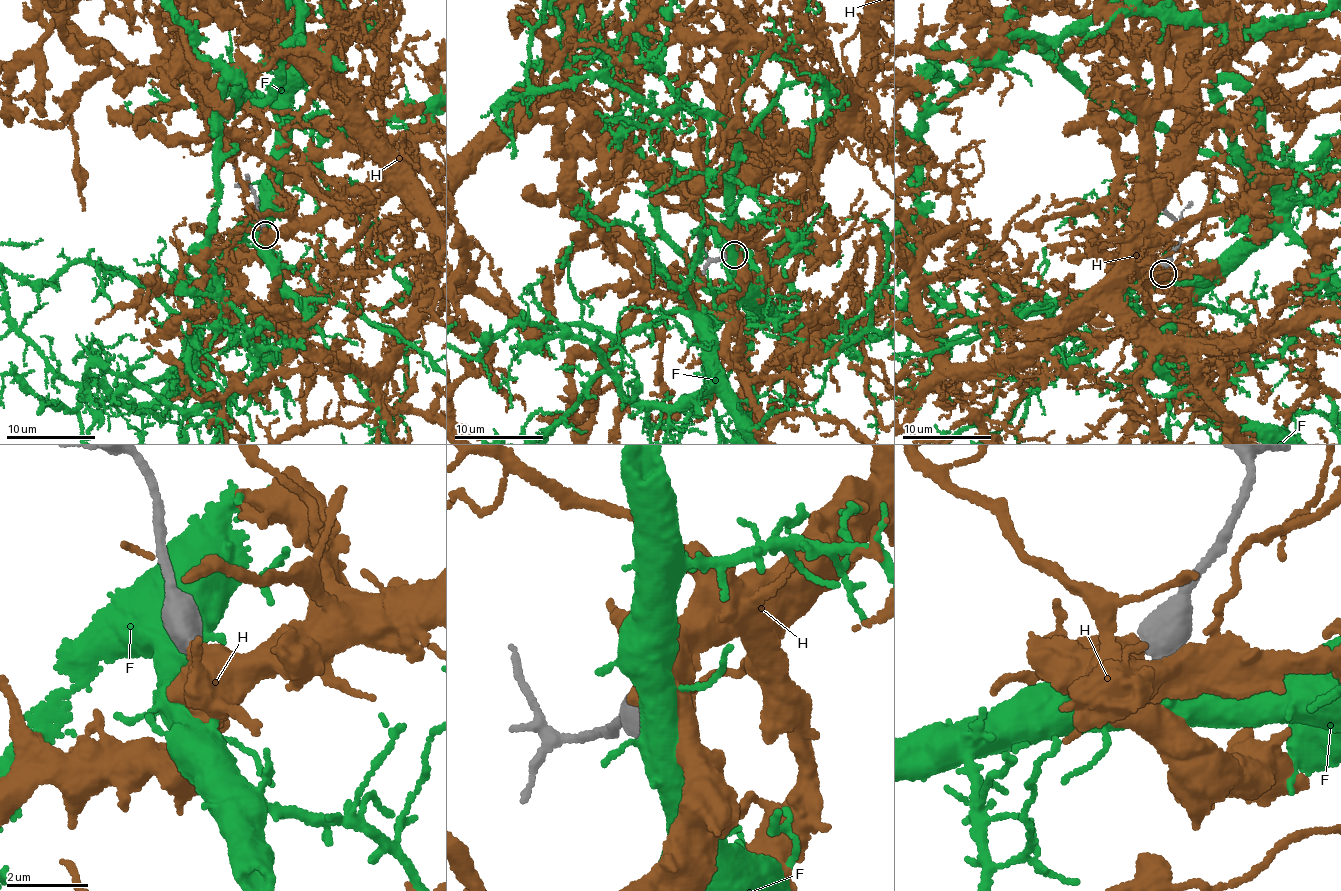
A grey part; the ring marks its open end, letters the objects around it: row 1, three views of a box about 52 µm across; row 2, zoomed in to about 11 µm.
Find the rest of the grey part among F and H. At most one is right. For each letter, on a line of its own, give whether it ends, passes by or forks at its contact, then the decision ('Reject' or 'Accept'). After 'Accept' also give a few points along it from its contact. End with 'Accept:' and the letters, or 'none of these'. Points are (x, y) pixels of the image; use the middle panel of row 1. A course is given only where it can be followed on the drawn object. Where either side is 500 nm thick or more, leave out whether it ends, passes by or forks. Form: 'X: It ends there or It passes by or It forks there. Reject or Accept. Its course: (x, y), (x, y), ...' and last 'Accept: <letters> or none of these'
F: It passes by. Reject
H: Reject
Accept: none of these

